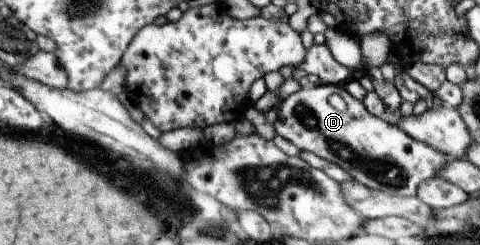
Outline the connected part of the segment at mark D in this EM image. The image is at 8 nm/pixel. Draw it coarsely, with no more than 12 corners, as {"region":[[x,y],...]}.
{"region":[[342,85],[281,103],[277,135],[396,198],[447,155]]}

